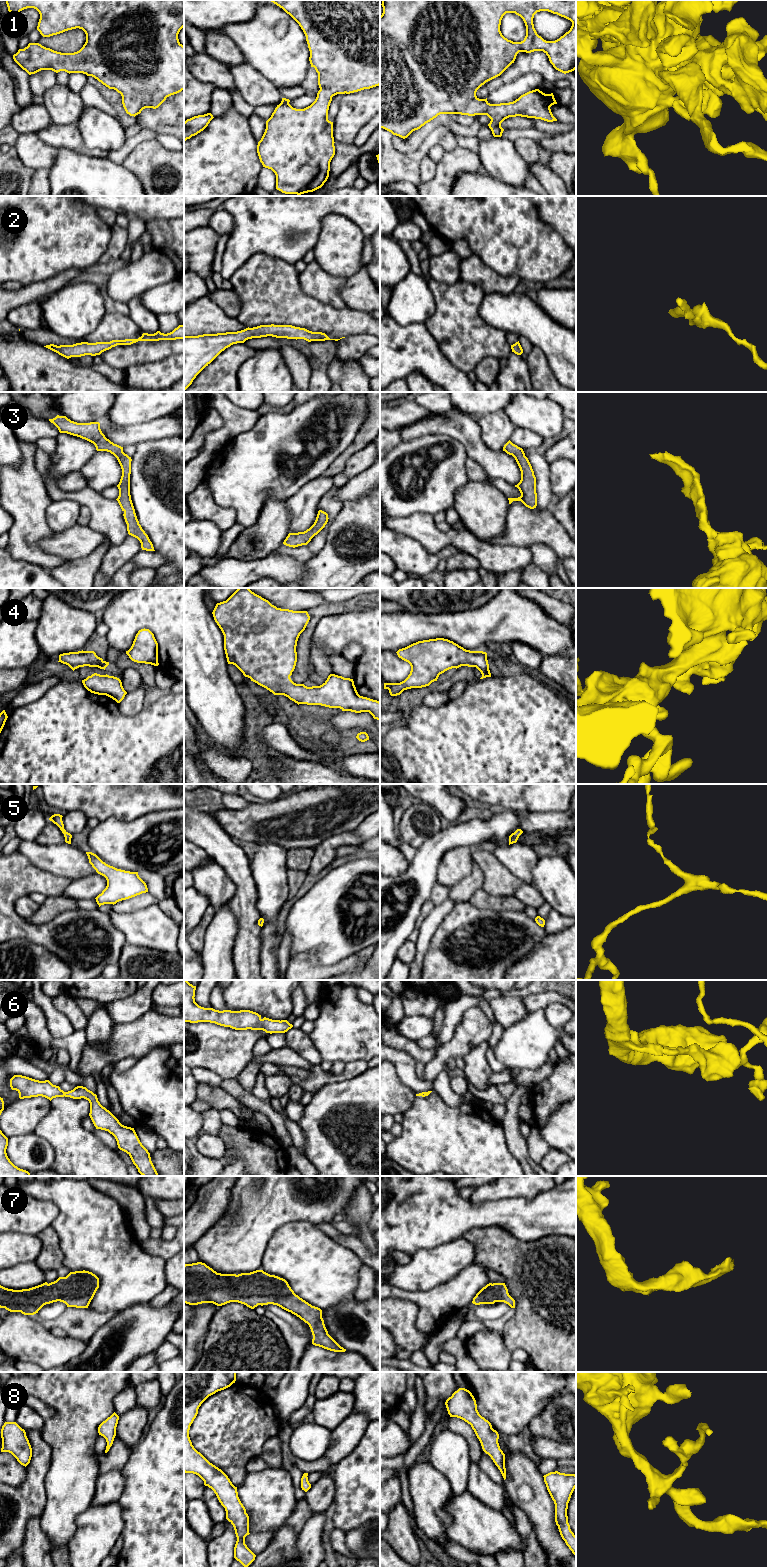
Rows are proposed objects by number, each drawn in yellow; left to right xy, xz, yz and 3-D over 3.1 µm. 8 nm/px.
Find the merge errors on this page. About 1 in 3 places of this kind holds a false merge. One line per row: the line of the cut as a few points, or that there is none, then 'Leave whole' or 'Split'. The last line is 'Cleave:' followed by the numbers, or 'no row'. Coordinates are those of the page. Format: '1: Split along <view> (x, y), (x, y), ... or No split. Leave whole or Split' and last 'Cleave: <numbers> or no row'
1: No split. Leave whole
2: No split. Leave whole
3: No split. Leave whole
4: No split. Leave whole
5: No split. Leave whole
6: No split. Leave whole
7: No split. Leave whole
8: No split. Leave whole
Cleave: no row

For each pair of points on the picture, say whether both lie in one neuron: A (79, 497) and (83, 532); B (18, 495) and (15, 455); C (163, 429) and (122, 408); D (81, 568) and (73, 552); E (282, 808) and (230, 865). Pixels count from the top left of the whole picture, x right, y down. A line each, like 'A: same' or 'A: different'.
A: different
B: different
C: different
D: different
E: different

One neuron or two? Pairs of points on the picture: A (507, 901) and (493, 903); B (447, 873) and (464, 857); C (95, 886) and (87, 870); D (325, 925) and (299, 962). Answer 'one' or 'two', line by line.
A: one
B: one
C: two
D: two

